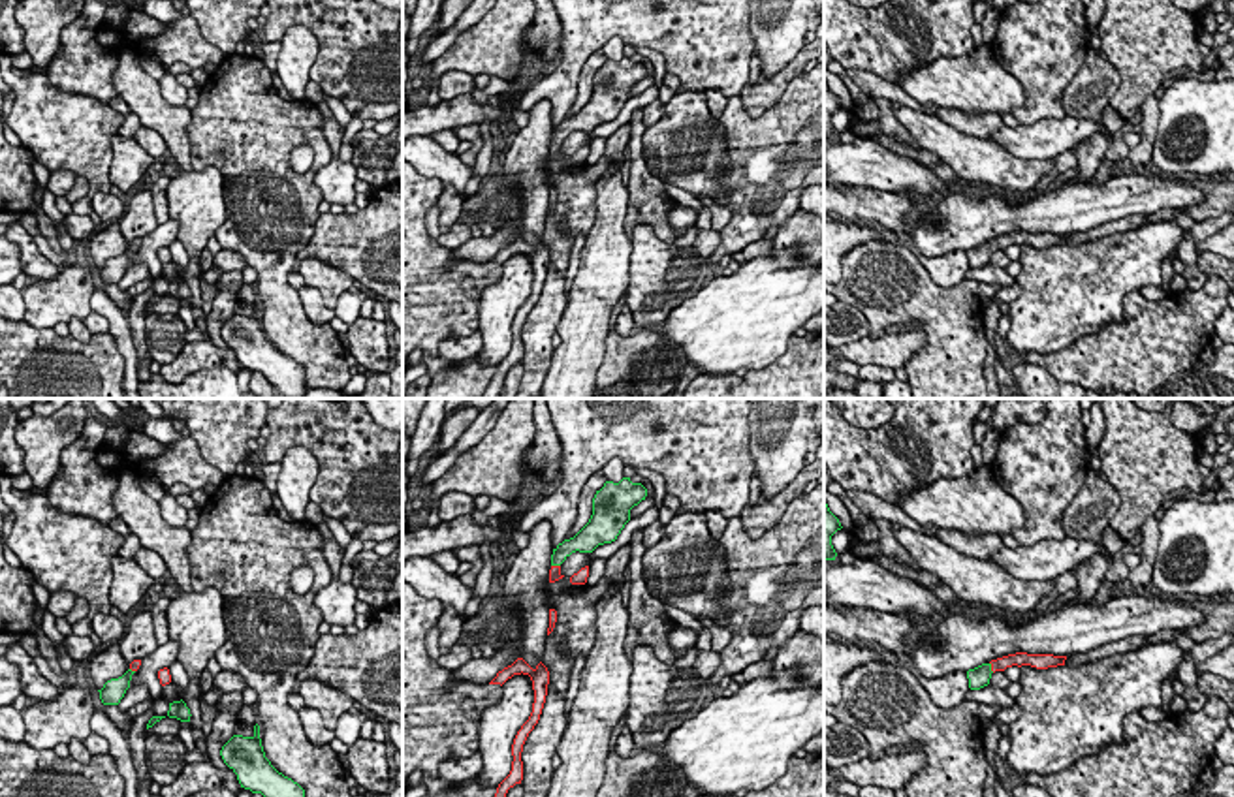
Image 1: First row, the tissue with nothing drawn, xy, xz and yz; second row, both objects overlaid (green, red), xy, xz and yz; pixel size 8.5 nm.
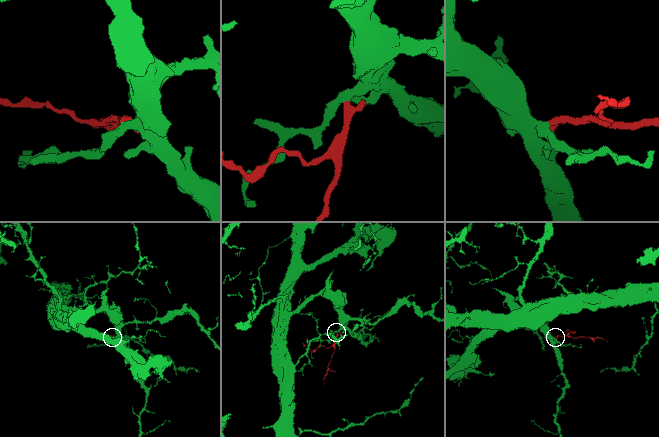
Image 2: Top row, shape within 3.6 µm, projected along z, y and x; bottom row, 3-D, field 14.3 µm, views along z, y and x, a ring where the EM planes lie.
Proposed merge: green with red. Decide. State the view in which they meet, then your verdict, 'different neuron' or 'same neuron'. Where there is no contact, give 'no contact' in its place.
meets green in yz; same neuron

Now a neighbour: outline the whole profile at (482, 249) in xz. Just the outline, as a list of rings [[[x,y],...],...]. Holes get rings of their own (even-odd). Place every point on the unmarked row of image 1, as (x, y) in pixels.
[[[510,218],[493,237],[472,237],[463,246],[453,250],[451,263],[474,261],[480,265],[489,263],[498,250],[512,244],[519,233],[519,218]]]

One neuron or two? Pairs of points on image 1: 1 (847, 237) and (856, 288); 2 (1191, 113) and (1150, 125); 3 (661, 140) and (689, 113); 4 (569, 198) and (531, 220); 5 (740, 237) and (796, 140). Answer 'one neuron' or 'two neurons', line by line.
1: two neurons
2: two neurons
3: one neuron
4: two neurons
5: one neuron

